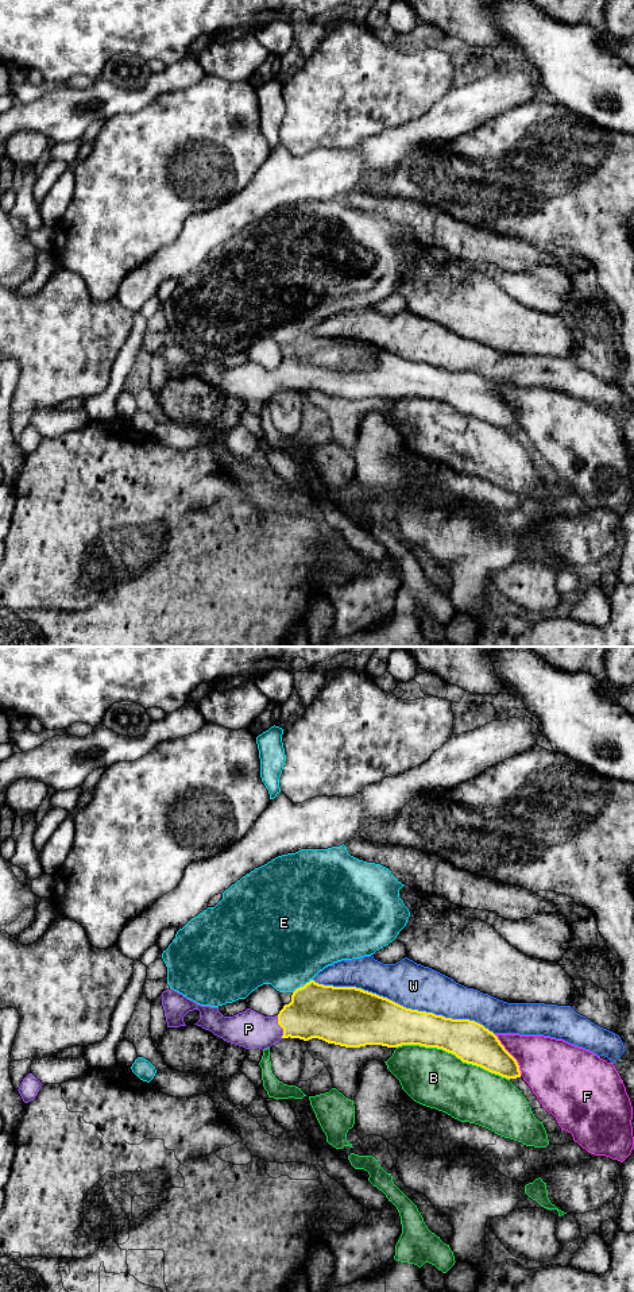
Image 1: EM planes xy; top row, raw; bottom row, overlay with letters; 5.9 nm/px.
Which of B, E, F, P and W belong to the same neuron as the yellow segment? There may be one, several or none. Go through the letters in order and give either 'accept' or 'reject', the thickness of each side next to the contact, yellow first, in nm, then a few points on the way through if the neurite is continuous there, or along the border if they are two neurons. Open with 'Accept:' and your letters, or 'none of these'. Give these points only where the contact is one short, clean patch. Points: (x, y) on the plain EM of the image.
Accept: P
B: reject; calibres 240 and 340 nm
E: reject; calibres 340 and 480 nm
F: reject; calibres 240 and 320 nm
P: accept; calibres 320 and 220 nm; way xy (319, 363), (279, 377), (273, 381), (248, 381)
W: reject; calibres 320 and 280 nm

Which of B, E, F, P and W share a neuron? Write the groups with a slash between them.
B / E / F / P / W

